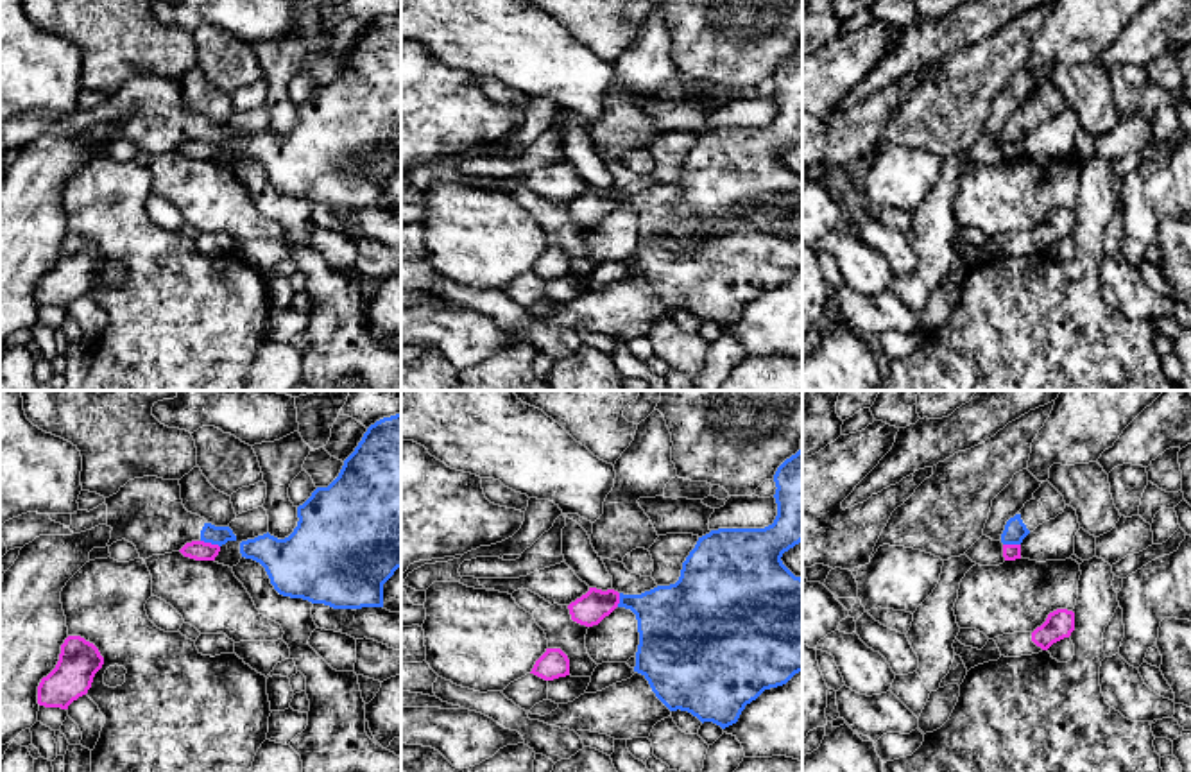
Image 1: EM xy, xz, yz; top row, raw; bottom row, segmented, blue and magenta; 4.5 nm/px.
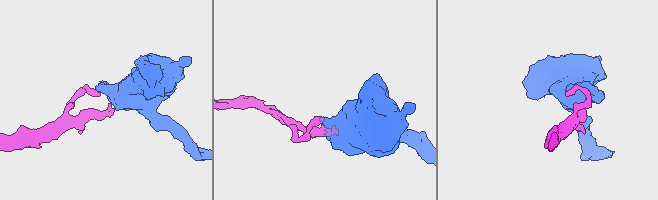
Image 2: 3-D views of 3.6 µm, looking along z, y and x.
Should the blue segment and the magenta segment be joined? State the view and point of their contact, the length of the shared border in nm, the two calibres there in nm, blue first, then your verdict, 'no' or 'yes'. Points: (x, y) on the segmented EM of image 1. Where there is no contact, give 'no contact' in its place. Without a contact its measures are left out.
contact xy (210, 541); length 90 nm; calibres 80 and 90 nm; no

